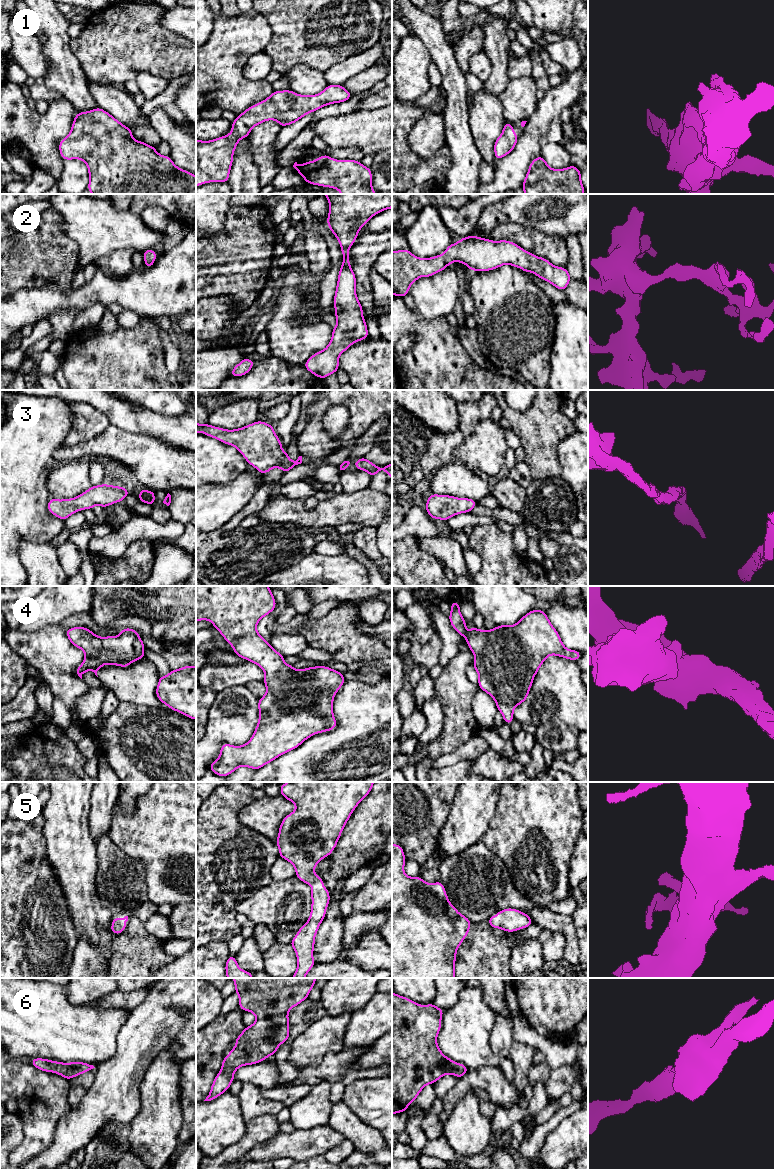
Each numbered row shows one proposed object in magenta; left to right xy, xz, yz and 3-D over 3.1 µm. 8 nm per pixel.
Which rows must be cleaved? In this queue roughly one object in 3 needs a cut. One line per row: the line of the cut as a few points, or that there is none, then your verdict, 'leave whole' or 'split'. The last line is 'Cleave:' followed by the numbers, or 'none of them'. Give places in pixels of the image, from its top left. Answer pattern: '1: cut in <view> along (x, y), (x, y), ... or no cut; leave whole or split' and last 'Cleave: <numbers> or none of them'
1: no cut; leave whole
2: no cut; leave whole
3: no cut; leave whole
4: no cut; leave whole
5: no cut; leave whole
6: no cut; leave whole
Cleave: none of them

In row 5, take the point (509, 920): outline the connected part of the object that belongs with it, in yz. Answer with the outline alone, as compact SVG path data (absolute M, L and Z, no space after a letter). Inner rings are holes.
M513 908L498 911L498 914L491 916L487 922L493 929L497 927L506 932L515 932L533 924L532 919L526 913Z

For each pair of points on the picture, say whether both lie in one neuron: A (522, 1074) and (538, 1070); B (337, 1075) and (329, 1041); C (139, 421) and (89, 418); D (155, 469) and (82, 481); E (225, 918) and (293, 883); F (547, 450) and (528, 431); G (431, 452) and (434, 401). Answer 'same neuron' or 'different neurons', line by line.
A: different neurons
B: different neurons
C: different neurons
D: different neurons
E: different neurons
F: same neuron
G: different neurons

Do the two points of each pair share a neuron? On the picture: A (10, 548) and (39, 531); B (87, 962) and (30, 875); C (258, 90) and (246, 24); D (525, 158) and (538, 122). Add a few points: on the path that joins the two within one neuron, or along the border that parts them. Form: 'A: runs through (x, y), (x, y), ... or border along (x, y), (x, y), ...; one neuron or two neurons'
A: runs through (13, 539), (21, 531), (30, 531); one neuron
B: border along (79, 938), (74, 950), (72, 963), (69, 967); two neurons
C: runs through (240, 80), (233, 73), (233, 44), (235, 42); one neuron
D: runs through (527, 149), (536, 131); one neuron

